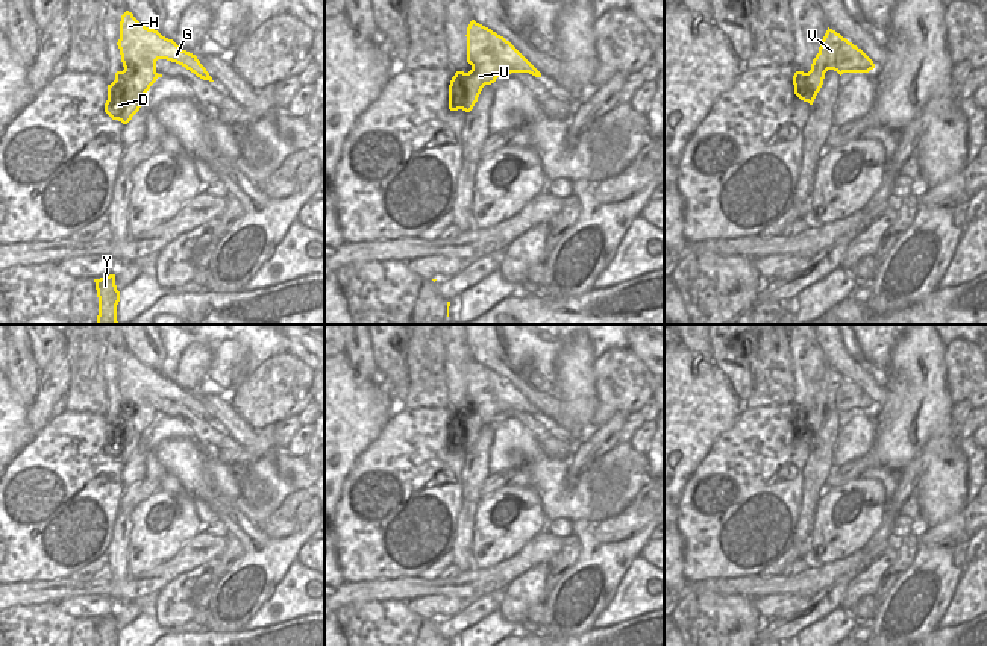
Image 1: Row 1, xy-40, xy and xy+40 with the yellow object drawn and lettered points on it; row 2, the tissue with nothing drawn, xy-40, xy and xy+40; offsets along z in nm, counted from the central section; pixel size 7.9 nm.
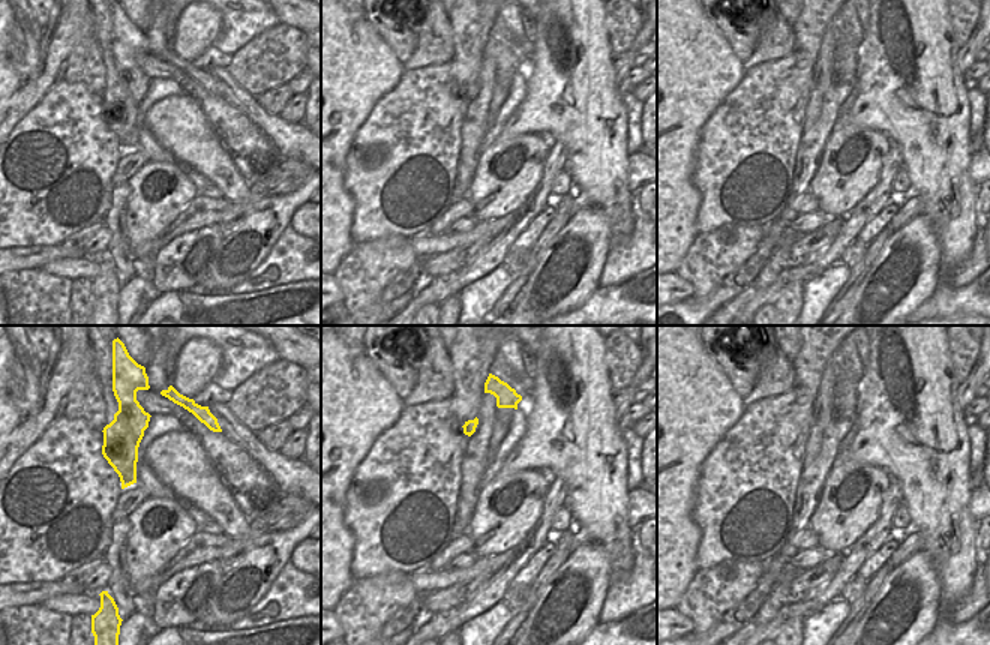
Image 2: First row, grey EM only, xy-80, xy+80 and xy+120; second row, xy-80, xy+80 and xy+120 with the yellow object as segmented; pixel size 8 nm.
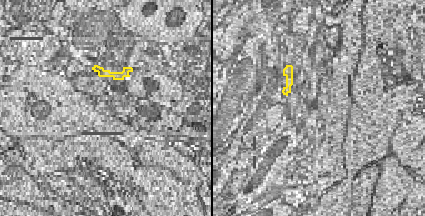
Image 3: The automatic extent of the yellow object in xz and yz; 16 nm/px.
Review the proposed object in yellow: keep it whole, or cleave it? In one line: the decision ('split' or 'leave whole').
split

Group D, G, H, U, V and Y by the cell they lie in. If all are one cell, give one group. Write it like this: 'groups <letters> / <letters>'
groups D U Y / G H V

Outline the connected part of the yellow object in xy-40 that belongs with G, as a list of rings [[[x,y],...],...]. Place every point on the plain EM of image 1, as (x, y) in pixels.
[[[129,350],[121,355],[117,385],[124,408],[147,405],[155,417],[162,417],[156,412],[156,400],[167,399],[185,406],[203,420],[214,422],[196,394],[182,390],[173,379],[162,376],[158,370],[146,367]]]

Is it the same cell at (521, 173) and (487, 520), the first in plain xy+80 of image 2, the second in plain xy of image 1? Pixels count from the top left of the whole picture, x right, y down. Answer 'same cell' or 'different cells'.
same cell

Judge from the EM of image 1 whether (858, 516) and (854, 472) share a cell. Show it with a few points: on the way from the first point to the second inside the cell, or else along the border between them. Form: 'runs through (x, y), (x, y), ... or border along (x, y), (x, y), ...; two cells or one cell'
border along (858, 476), (825, 490); two cells

